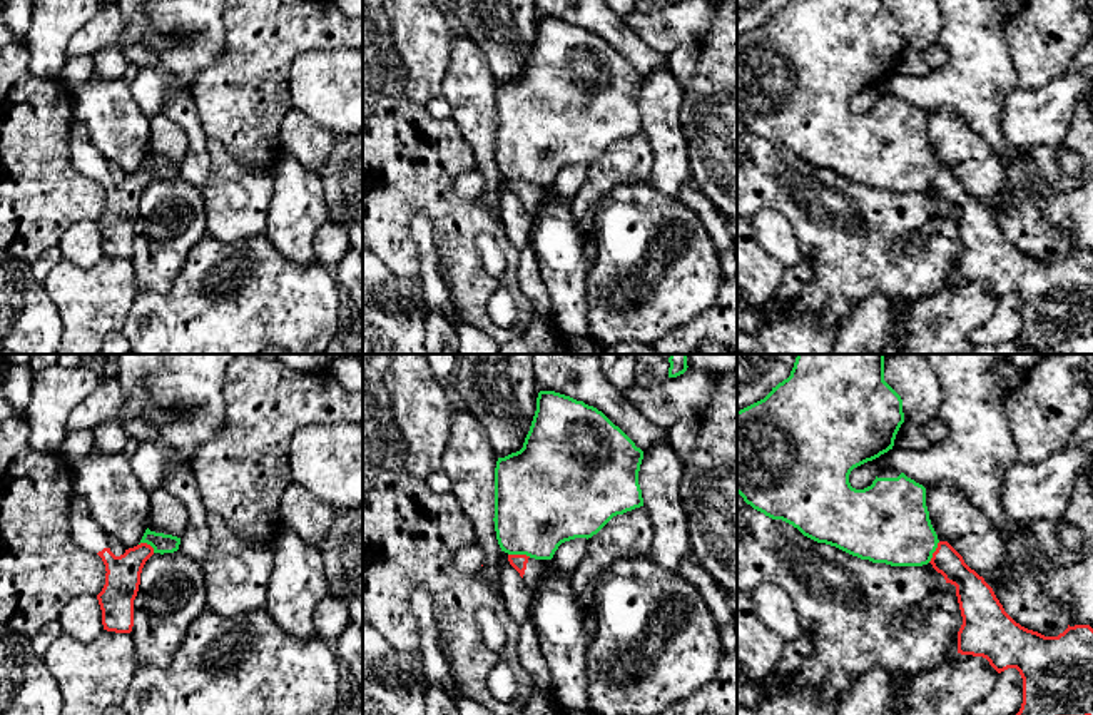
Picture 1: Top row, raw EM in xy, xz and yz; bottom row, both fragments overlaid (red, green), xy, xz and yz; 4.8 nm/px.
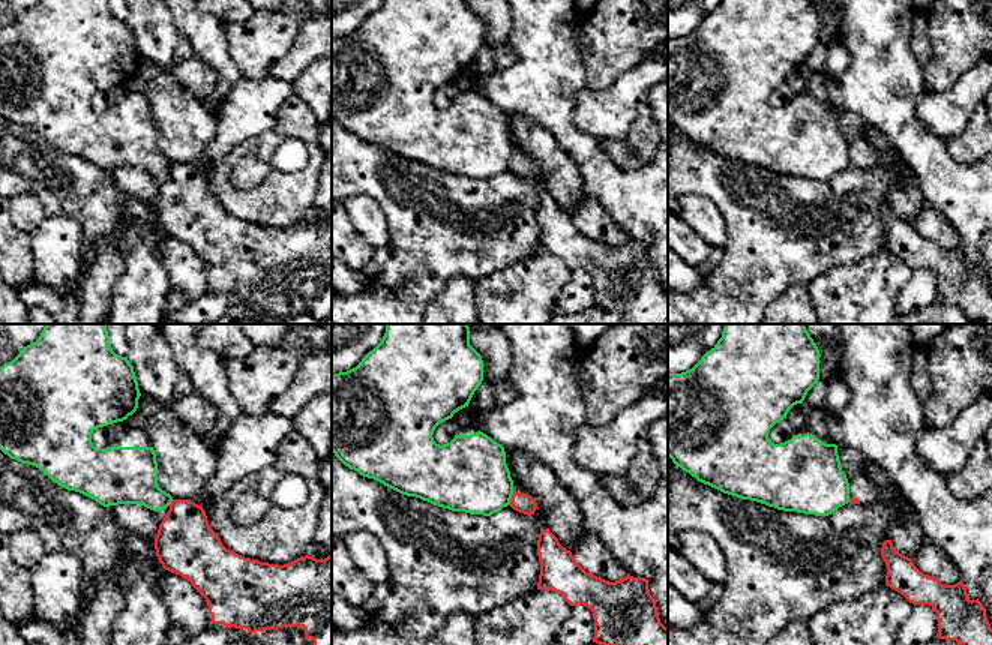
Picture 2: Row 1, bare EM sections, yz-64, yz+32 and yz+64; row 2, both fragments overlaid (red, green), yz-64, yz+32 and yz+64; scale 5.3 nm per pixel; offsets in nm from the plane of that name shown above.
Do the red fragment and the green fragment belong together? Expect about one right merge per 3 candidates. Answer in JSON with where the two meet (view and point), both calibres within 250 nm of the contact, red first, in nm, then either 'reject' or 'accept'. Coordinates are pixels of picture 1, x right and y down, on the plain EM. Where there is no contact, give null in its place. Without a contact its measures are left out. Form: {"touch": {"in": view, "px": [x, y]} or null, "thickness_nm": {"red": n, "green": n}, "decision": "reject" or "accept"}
{"touch": {"in": "xz", "px": [520, 181]}, "thickness_nm": {"red": 80, "green": 420}, "decision": "reject"}

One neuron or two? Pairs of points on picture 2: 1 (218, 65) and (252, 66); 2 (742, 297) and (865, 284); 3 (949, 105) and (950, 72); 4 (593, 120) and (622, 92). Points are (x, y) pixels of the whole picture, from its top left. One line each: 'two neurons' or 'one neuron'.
1: two neurons
2: two neurons
3: two neurons
4: one neuron

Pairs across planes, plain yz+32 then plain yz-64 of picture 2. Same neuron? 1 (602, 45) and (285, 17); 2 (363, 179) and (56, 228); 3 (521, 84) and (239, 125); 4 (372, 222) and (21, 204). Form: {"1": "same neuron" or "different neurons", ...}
{"1": "same neuron", "2": "different neurons", "3": "different neurons", "4": "same neuron"}

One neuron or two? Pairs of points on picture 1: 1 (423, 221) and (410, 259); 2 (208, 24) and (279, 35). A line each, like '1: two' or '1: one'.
1: two
2: two

